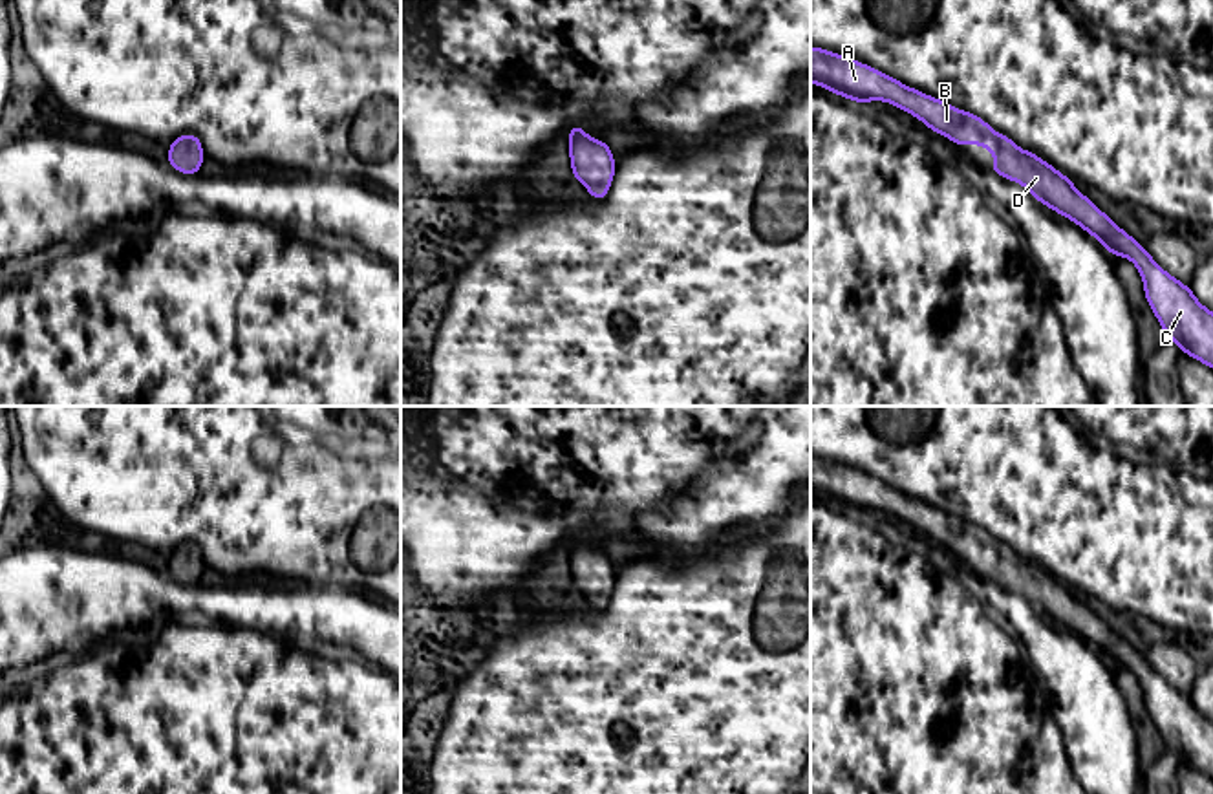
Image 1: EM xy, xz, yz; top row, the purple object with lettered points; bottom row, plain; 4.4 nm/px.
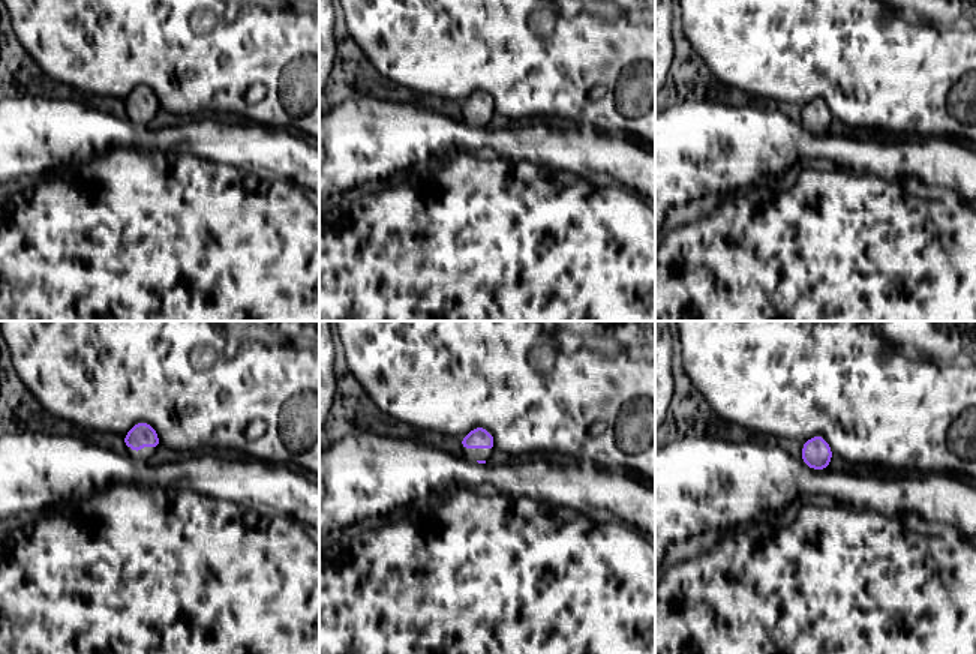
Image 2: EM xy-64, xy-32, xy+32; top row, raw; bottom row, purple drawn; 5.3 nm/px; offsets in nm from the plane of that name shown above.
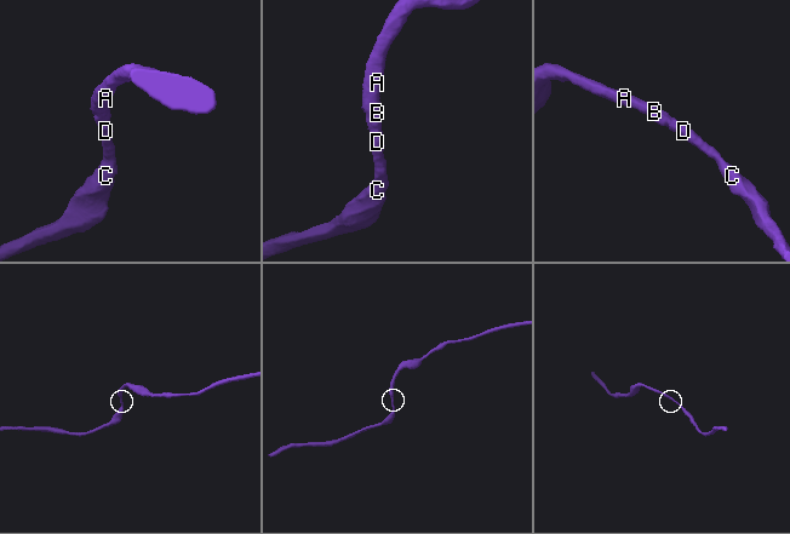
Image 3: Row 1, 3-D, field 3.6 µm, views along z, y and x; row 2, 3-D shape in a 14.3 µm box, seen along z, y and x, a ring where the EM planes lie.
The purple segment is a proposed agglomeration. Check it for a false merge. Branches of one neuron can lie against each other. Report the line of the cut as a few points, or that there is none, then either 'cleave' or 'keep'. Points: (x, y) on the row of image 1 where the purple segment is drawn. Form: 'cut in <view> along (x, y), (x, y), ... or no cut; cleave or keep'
no cut; keep

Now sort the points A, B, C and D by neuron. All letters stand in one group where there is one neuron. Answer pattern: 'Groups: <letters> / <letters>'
Groups: A B C D

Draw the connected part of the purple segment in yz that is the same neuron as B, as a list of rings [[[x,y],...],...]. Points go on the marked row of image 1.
[[[810,46],[810,82],[858,104],[869,101],[895,104],[957,146],[971,141],[993,152],[992,172],[1025,187],[1039,203],[1094,236],[1112,256],[1131,260],[1142,274],[1145,300],[1165,338],[1182,353],[1213,368],[1213,311],[1045,159],[1019,148],[1008,135],[997,134],[984,119],[829,49]]]

